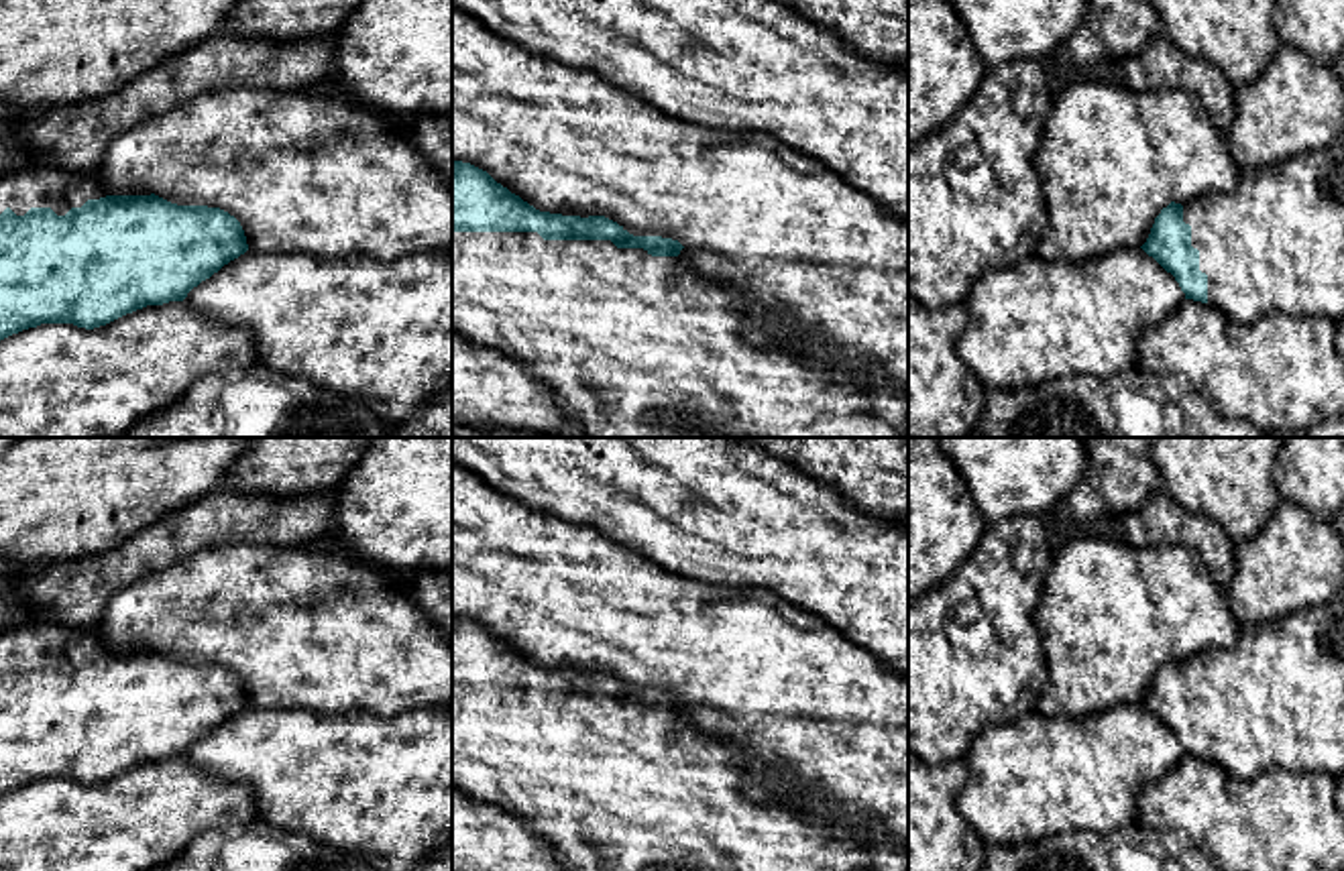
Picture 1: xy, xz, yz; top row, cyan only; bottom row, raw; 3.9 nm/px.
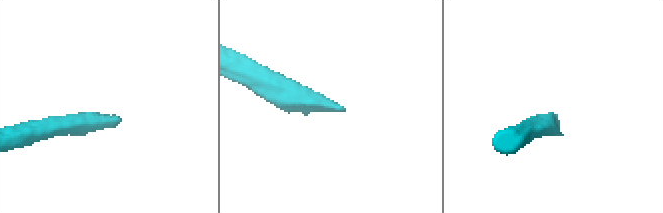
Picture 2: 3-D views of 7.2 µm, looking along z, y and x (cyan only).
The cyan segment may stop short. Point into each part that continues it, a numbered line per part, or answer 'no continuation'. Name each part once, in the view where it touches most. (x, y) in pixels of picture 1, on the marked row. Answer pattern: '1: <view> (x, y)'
1: xz (632, 344)

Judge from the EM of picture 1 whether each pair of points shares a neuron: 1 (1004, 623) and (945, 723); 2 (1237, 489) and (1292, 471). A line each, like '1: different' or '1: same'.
1: same
2: different

